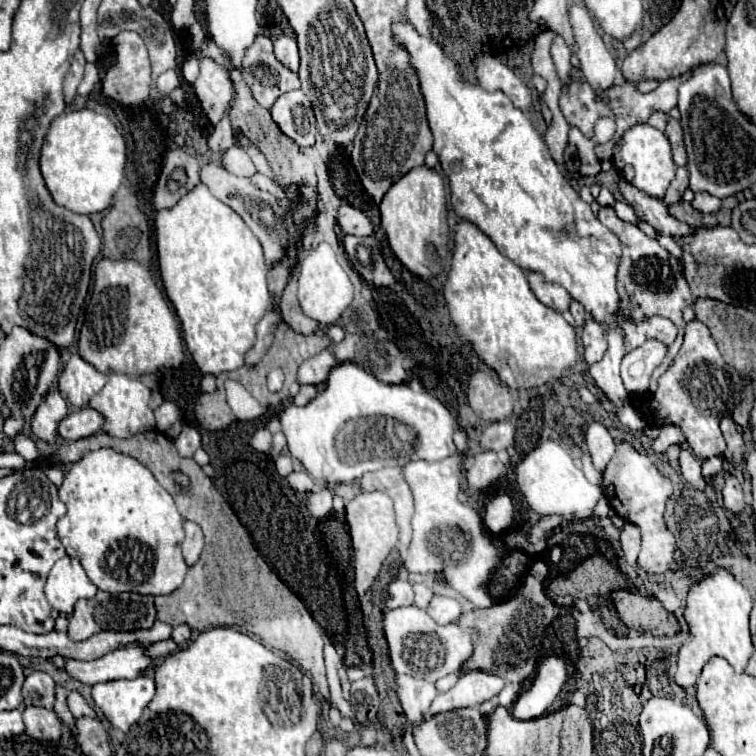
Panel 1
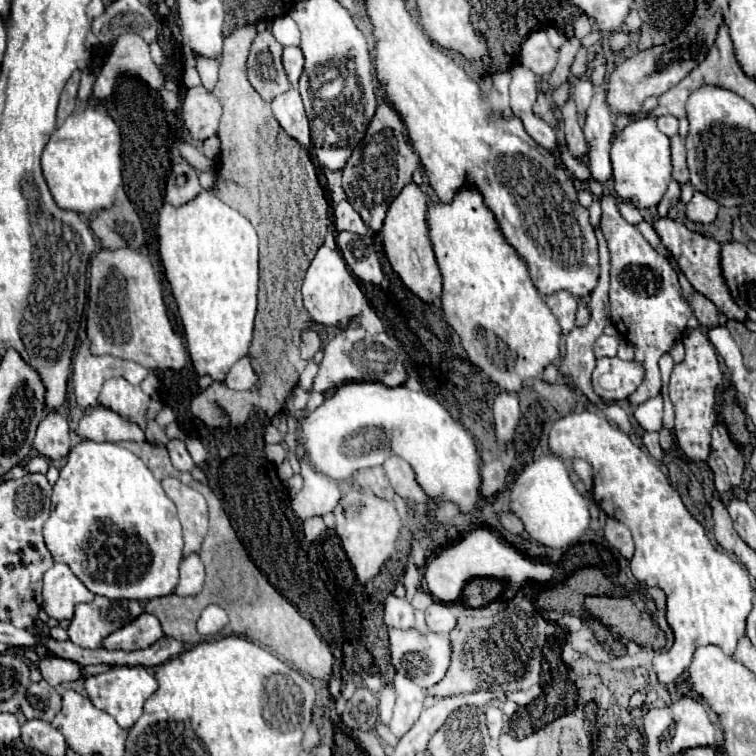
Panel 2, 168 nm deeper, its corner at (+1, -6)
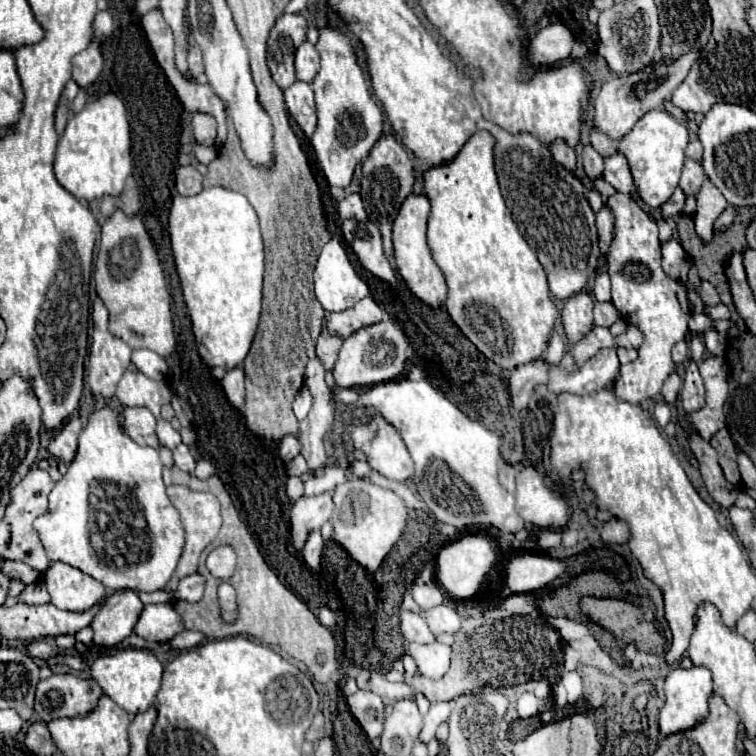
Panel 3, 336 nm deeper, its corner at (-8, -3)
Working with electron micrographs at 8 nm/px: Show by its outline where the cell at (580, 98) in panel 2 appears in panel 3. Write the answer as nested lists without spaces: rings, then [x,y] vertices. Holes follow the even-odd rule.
[[[590,129],[590,143],[602,157],[610,157],[616,153],[616,145],[604,133],[598,133],[596,129]]]

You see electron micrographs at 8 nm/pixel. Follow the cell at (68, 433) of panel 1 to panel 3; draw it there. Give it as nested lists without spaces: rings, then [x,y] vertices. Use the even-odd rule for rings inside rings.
[[[128,407],[124,411],[124,427],[126,433],[138,443],[138,445],[150,445],[158,447],[158,437],[156,437],[156,417],[144,409],[144,407]]]

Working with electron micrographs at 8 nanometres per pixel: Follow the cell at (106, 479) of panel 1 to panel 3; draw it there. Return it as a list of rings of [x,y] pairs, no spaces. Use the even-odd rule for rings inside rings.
[[[110,405],[96,409],[88,417],[88,425],[80,433],[78,453],[68,473],[56,483],[48,495],[48,513],[34,521],[40,543],[50,561],[62,561],[98,579],[106,589],[120,591],[158,591],[162,589],[178,563],[184,545],[184,533],[178,511],[166,497],[162,483],[162,461],[156,449],[134,443],[122,425],[122,411]]]

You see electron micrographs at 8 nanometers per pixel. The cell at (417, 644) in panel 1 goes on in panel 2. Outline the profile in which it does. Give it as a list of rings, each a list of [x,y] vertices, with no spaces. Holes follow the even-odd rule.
[[[389,628],[389,640],[391,640],[391,662],[399,674],[405,674],[421,688],[435,686],[449,668],[451,662],[451,642],[447,634],[433,634],[433,632],[419,632],[417,628],[409,630],[397,630]]]

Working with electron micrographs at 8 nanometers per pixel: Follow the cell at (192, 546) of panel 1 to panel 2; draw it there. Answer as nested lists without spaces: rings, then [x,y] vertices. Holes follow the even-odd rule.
[[[199,554],[185,556],[179,572],[181,572],[181,578],[175,588],[175,594],[179,594],[179,596],[199,594],[203,588],[203,578],[205,578],[205,566],[203,566]]]

